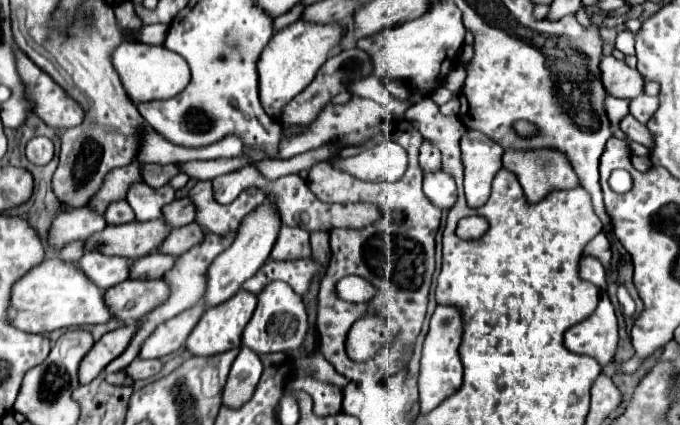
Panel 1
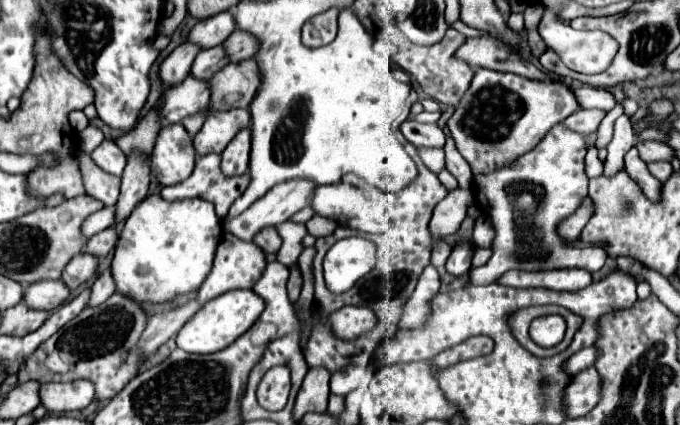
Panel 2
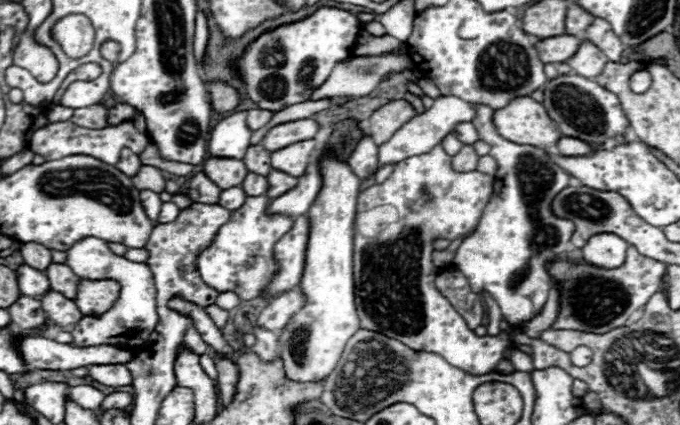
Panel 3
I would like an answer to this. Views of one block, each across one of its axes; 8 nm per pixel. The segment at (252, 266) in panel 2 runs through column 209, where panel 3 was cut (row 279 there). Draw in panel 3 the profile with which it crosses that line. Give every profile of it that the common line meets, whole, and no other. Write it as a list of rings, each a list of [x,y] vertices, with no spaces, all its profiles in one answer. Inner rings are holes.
[[[306,214],[306,216],[298,216],[298,220],[294,220],[292,230],[282,240],[278,240],[274,254],[280,262],[280,272],[272,280],[266,294],[278,296],[300,284],[300,278],[304,274],[304,264],[306,264],[308,234],[310,234],[310,220]]]

